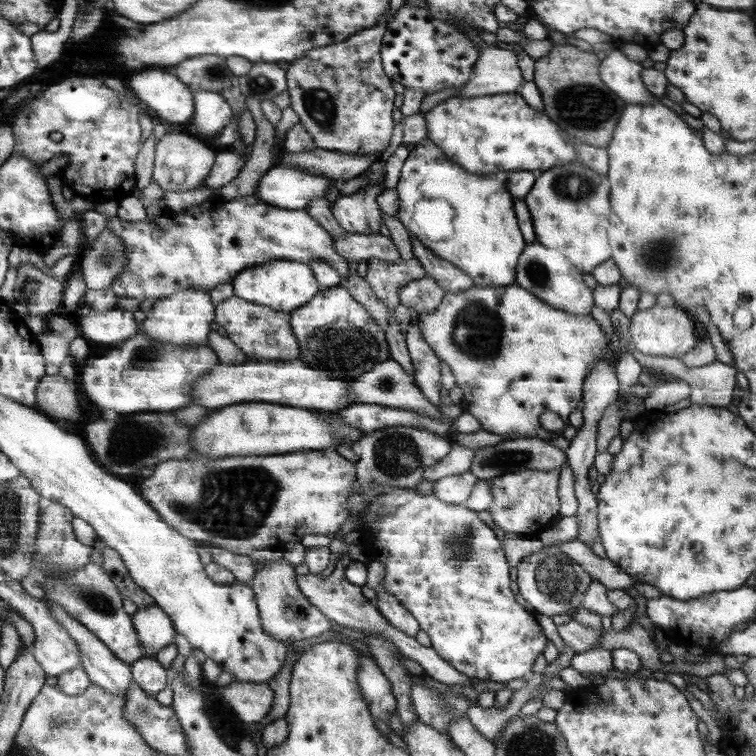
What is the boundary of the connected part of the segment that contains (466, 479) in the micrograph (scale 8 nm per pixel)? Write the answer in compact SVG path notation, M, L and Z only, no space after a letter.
M469 470L459 475L445 476L433 484L433 494L444 503L462 506L477 480Z

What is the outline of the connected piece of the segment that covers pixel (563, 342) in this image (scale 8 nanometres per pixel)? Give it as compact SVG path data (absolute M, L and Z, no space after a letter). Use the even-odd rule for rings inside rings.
M516 283L501 287L482 288L474 286L465 291L455 293L446 292L440 306L434 312L426 312L426 314L418 316L417 325L425 342L430 345L430 348L436 353L440 361L448 364L452 374L455 376L456 385L463 392L461 405L464 411L471 412L472 416L479 420L482 425L482 430L486 430L492 434L499 434L506 441L516 440L518 438L534 438L535 436L540 439L550 440L558 436L563 436L564 429L570 425L568 422L569 415L576 409L578 402L580 402L582 382L586 379L587 374L591 371L595 362L600 359L606 359L614 364L618 362L617 358L613 356L613 350L609 347L607 336L603 333L603 329L600 328L596 319L592 318L592 315L572 315L552 308L547 302L540 300L538 296L528 292L527 289L522 288ZM542 412L556 412L565 422L564 429L558 432L544 429L540 423Z

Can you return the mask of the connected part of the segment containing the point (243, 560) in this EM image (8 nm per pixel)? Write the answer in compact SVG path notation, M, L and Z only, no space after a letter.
M211 544L203 546L210 551L211 562L230 571L236 577L237 582L250 584L255 578L257 572L255 561L250 559L248 555L238 555Z

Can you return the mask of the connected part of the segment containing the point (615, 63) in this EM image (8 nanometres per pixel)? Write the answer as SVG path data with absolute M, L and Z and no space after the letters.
M616 47L604 58L600 77L607 88L627 102L627 105L646 105L654 103L656 98L643 83L642 72L642 64L632 61Z

